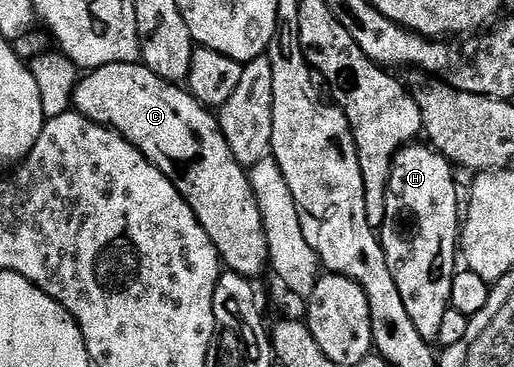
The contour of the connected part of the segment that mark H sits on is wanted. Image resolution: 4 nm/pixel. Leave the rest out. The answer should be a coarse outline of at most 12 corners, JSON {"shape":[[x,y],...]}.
{"shape":[[393,159],[379,228],[419,337],[437,343],[459,270],[454,164]]}

